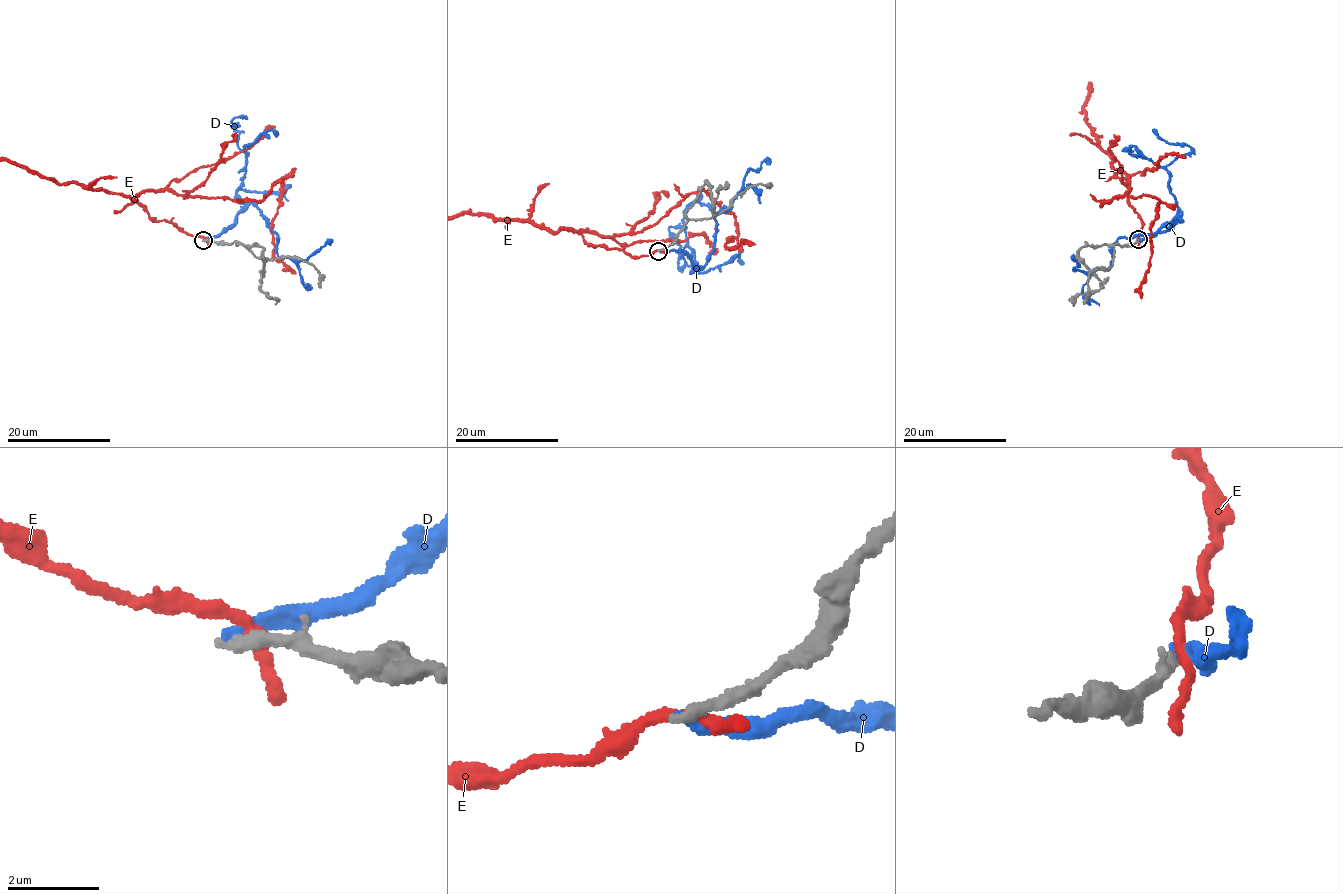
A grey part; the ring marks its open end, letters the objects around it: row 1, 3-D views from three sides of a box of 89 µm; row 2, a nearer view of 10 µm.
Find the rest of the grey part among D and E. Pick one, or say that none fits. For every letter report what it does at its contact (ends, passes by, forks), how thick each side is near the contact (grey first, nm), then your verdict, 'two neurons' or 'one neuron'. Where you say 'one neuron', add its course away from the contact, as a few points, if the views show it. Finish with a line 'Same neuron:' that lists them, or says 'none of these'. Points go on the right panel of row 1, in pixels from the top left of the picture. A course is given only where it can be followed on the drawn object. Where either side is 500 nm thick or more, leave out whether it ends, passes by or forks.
D: it ends | 320/300 nm | two neurons
E: it passes by | 340/240 nm | two neurons
Same neuron: none of these

